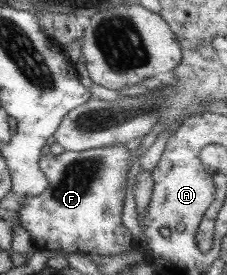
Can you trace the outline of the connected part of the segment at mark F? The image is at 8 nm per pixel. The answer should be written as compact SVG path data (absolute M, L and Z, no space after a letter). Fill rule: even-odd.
M123 143L90 148L81 152L63 151L61 154L41 155L38 167L45 175L46 185L37 196L26 196L17 213L21 228L29 234L37 250L54 250L69 254L90 254L115 256L131 250L131 234L121 224L121 206L127 184L127 172L130 167L131 151Z

